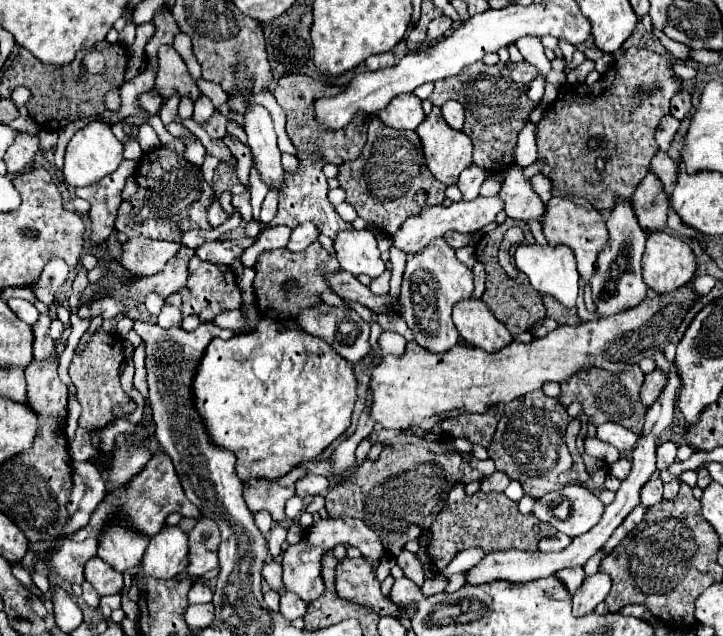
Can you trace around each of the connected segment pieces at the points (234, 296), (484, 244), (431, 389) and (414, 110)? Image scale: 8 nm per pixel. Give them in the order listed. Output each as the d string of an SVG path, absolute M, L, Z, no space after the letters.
M194 255L190 259L188 269L190 269L190 275L188 275L186 287L166 299L166 303L178 307L184 317L194 313L200 317L202 323L210 323L210 321L214 321L214 315L218 315L218 311L242 307L242 295L236 285L236 275L232 273L232 269L228 265L214 265L210 261L202 261Z
M502 223L498 229L490 231L484 235L482 241L476 243L476 257L478 261L484 265L486 269L486 291L482 295L482 301L488 305L488 309L494 313L496 319L500 319L508 331L512 335L518 335L522 331L528 331L532 329L534 323L538 323L540 319L546 317L546 307L542 302L542 297L538 295L538 292L530 285L527 277L521 273L516 278L510 278L506 275L506 271L500 267L498 259L496 259L496 253L500 249L500 243L502 243L502 237L504 237L504 231L506 231L506 223Z
M684 285L658 299L642 301L630 311L586 321L578 327L560 325L542 339L534 339L532 343L512 341L510 347L496 353L486 353L470 345L456 345L448 353L434 355L416 341L410 341L406 343L404 355L386 355L372 369L368 383L372 403L368 415L384 429L406 429L414 425L430 431L444 417L468 411L480 413L490 405L506 403L536 391L546 381L560 383L592 365L618 375L626 365L664 351L696 297L698 295Z
M414 93L398 95L386 109L378 113L378 119L394 129L416 129L426 119L422 111L422 99L418 99Z

